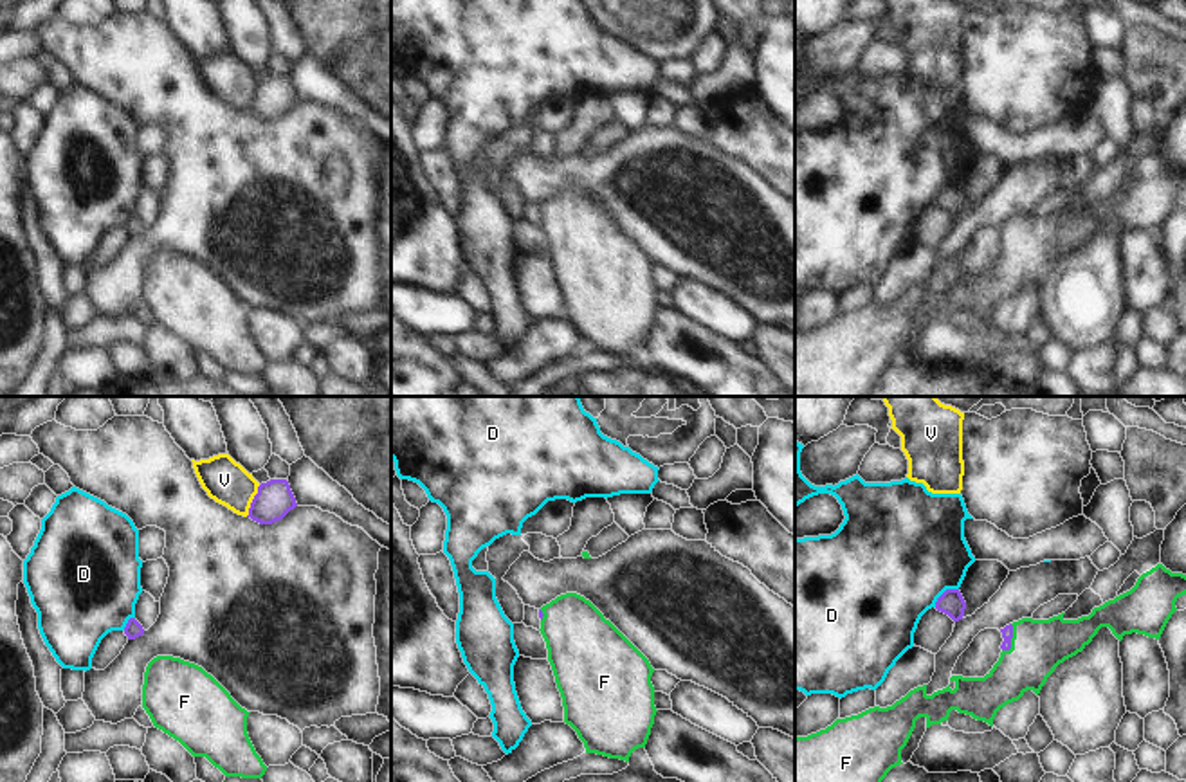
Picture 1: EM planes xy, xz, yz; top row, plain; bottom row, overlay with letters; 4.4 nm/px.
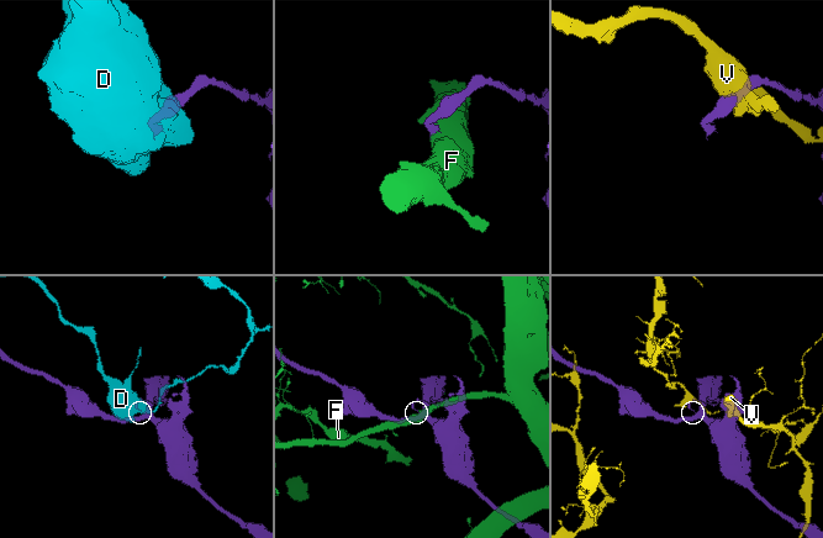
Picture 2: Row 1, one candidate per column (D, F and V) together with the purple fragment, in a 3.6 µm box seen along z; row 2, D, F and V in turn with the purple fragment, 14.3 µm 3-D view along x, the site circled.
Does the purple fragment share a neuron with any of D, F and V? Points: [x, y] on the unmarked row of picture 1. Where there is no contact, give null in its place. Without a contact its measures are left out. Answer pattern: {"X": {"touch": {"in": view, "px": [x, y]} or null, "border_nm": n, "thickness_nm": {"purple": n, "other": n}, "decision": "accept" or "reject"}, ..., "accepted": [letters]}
{"D": {"touch": {"in": "yz", "px": [943, 190]}, "border_nm": 140, "thickness_nm": {"purple": 110, "other": 500}, "decision": "reject"}, "F": {"touch": {"in": "yz", "px": [1010, 236]}, "border_nm": 130, "thickness_nm": {"purple": 50, "other": 240}, "decision": "accept"}, "V": {"touch": {"in": "xy", "px": [253, 98]}, "border_nm": 160, "thickness_nm": {"purple": 170, "other": 200}, "decision": "reject"}, "accepted": ["F"]}

